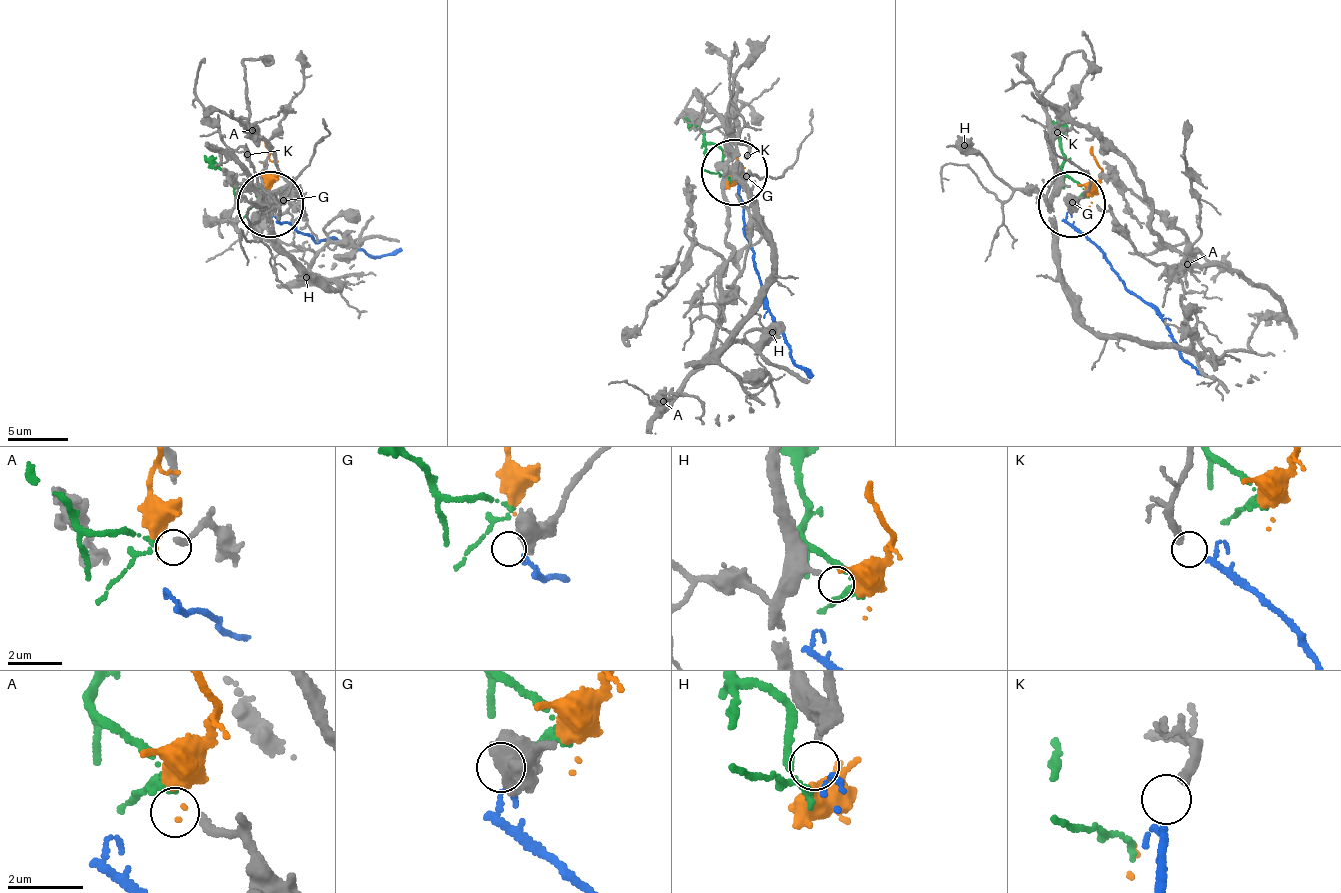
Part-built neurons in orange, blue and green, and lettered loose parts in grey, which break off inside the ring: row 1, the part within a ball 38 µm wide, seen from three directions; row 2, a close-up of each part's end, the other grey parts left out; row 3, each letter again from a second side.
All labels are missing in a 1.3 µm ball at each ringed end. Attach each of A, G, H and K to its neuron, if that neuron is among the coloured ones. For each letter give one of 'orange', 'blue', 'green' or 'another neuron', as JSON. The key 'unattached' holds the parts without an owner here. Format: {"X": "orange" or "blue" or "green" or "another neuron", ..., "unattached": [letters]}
{"A": "green", "G": "another neuron", "H": "orange", "K": "blue", "unattached": ["G"]}

